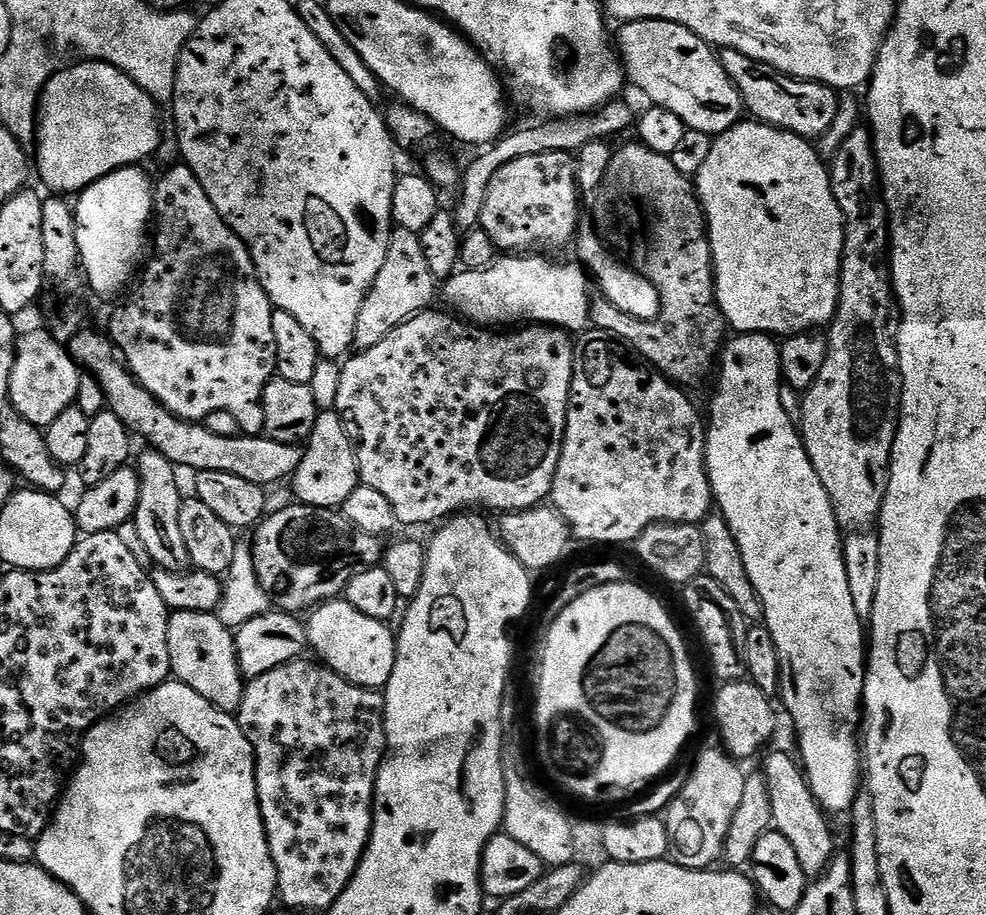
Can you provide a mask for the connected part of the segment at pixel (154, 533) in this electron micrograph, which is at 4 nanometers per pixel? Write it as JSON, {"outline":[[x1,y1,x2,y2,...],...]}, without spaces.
{"outline":[[145,447,145,452,135,457,134,467,140,474,140,497,136,507,134,523,138,526,138,535,150,554,156,568,165,568,171,572,189,571,190,561,186,542,182,538,182,529,178,527,180,513,180,484,176,481,177,469,155,448]]}

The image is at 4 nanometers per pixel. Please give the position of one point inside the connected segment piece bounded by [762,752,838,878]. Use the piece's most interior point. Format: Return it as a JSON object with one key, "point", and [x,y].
{"point":[796,814]}

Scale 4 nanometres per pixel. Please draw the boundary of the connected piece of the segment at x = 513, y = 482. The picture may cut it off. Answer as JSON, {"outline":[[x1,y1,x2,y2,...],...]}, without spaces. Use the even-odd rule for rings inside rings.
{"outline":[[425,310,419,312,417,316,411,316,409,320,402,322,402,326,390,330,390,334,386,334,386,338,382,338,382,342,378,342,378,346,370,346,370,350,366,350,365,352,357,351,343,361,340,369,340,381,338,382,338,398,336,399,336,407,334,410,340,416,340,421,344,423,346,434,352,440,356,449,356,465,360,471,360,483,366,486,374,486,374,490,378,490,386,497,390,502,390,506,394,506,394,514,401,525,432,523,432,525,435,525,437,522,443,522,457,514,463,513,465,510,493,508,496,514,507,514,509,512,525,512,528,508,543,505,545,501,551,497,554,474,558,470,558,458,562,454,562,446,564,445,564,431,566,430,566,418,568,417,568,395,570,394,570,386,572,385,572,363,576,361,576,344,574,343,573,337,569,335,565,329,553,328,551,324,520,326,515,330,493,330,488,326,471,323,459,315,453,314,451,311,436,311,437,310]]}

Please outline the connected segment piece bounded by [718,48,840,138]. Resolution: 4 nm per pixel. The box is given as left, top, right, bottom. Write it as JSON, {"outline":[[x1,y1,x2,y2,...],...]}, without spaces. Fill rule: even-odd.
{"outline":[[721,48,718,55,726,74,744,99,745,109,761,124,773,124,805,138,822,138,826,130,834,126,834,116,838,114,840,105,837,89,813,80,787,76,782,70,758,62,733,48]]}

